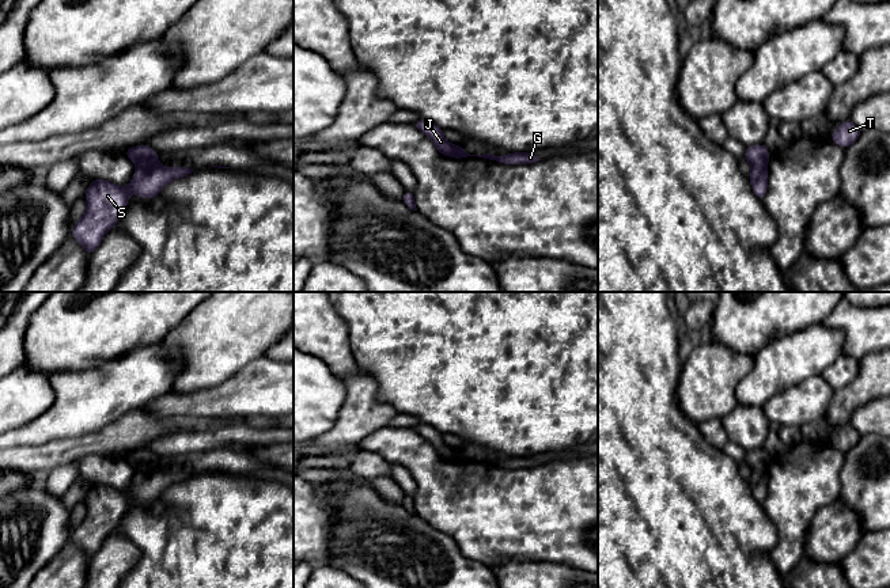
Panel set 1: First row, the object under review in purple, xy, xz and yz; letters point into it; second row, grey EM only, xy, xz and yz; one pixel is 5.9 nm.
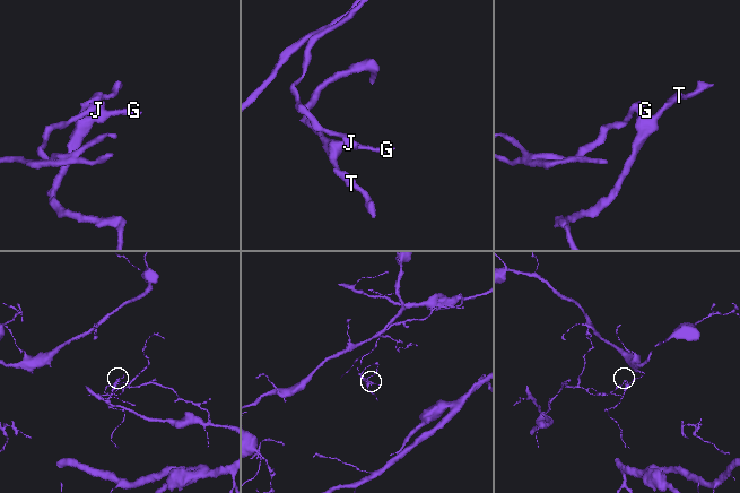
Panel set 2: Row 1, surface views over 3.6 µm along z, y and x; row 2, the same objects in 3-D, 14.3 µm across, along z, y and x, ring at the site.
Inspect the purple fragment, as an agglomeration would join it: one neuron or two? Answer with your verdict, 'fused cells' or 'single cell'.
single cell

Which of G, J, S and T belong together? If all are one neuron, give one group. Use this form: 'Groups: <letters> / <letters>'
Groups: G J S T

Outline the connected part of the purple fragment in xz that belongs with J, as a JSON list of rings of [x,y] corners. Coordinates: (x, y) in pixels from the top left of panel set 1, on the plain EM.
[[[419,424],[413,426],[412,429],[416,430],[421,437],[428,440],[433,445],[436,454],[444,460],[451,460],[455,463],[467,462],[467,460],[478,460],[478,462],[493,464],[496,467],[503,467],[510,470],[530,468],[530,467],[537,467],[541,464],[535,459],[526,458],[526,456],[508,458],[505,460],[495,460],[492,458],[470,459],[466,456],[465,451],[450,448],[443,440],[443,433],[438,430],[436,428],[427,424]]]

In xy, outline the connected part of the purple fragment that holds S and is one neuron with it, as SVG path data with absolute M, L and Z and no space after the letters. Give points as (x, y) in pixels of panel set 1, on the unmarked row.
M145 448L125 454L124 458L135 467L137 475L126 492L95 482L86 494L86 516L71 534L84 554L91 559L107 535L115 531L128 511L129 498L155 502L174 483L183 482L194 474L189 471L163 471L159 459Z

